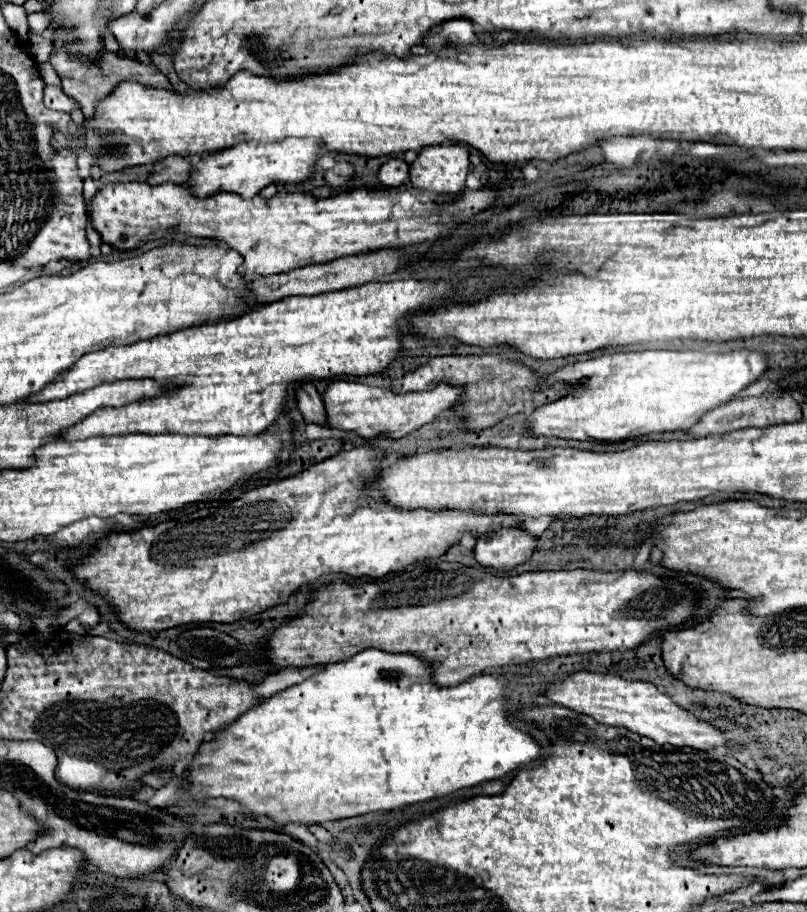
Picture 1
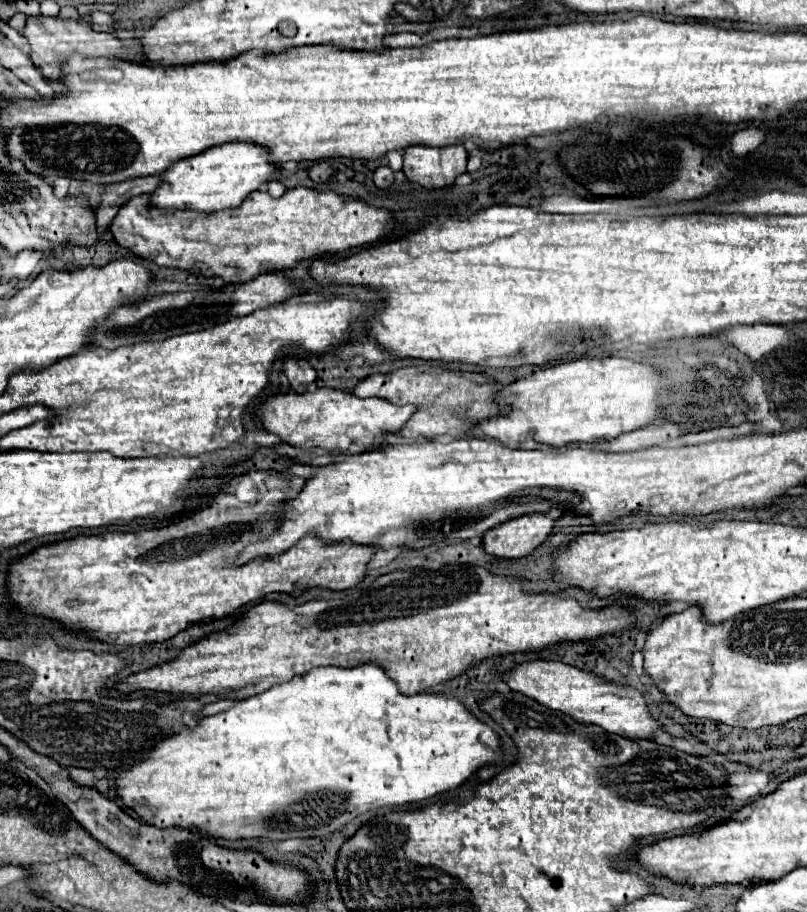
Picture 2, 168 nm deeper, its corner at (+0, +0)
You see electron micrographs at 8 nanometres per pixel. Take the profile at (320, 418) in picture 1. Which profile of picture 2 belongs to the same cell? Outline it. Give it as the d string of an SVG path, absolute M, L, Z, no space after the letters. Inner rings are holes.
M292 354L284 358L284 374L288 376L294 392L306 392L316 380L316 370L304 358L296 358Z

